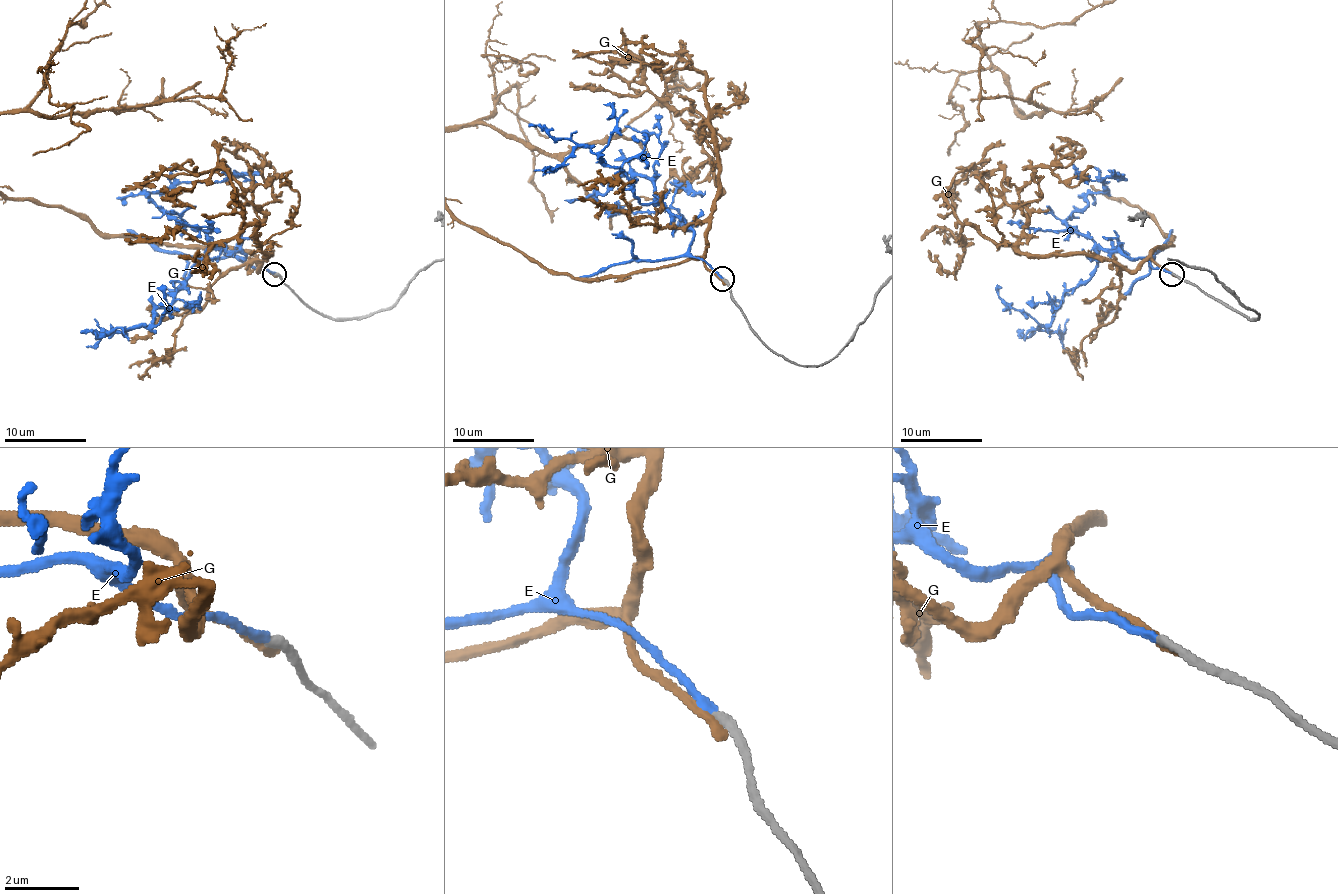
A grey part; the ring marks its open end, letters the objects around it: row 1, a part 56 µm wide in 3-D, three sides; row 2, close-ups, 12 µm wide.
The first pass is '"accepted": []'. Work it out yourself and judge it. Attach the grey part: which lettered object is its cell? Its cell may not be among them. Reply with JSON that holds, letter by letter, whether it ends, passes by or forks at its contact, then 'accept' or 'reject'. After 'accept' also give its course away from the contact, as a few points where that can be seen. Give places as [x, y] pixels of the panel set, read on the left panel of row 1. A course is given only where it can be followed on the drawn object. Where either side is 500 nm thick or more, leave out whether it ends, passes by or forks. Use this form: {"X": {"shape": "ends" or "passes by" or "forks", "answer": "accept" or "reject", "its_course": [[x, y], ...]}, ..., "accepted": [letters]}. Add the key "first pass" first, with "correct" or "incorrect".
{"first pass": "incorrect", "E": {"shape": "ends", "answer": "accept", "its_course": [[276, 273], [235, 251], [219, 251], [147, 194], [231, 173], [257, 184]]}, "G": {"shape": "ends", "answer": "reject"}, "accepted": ["E"]}

